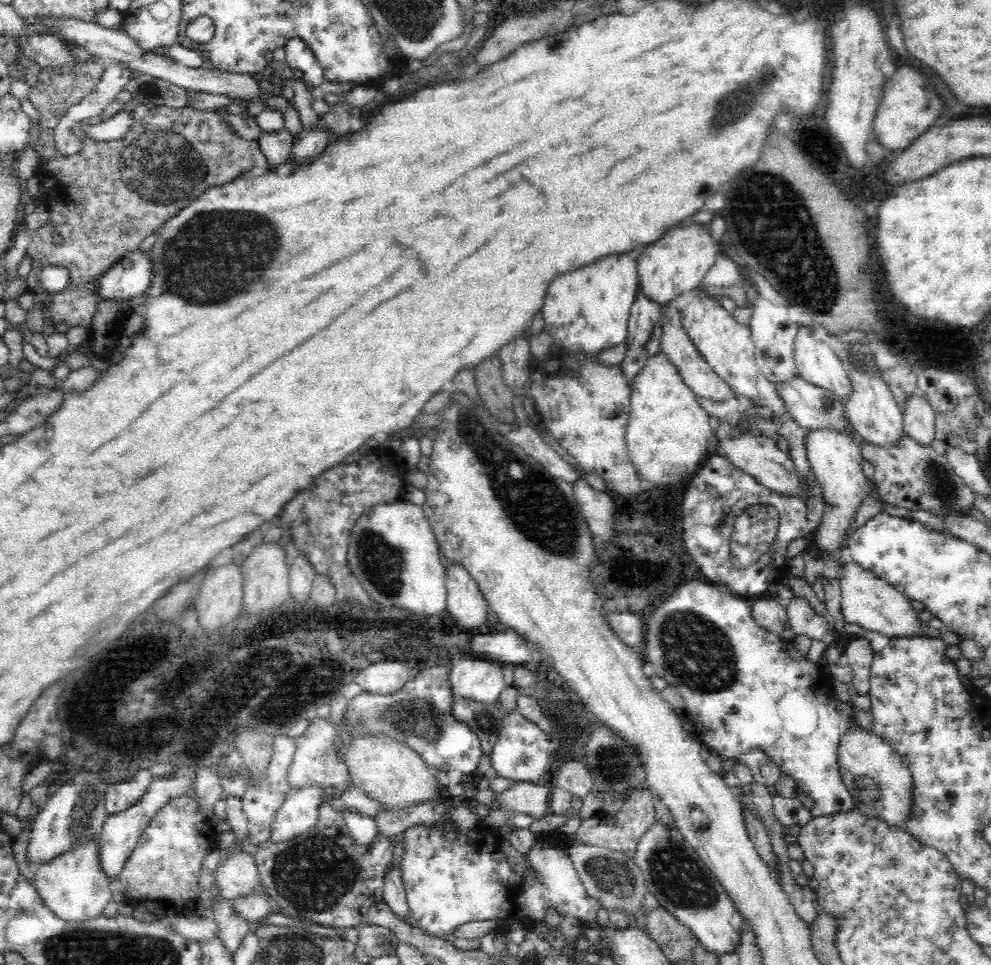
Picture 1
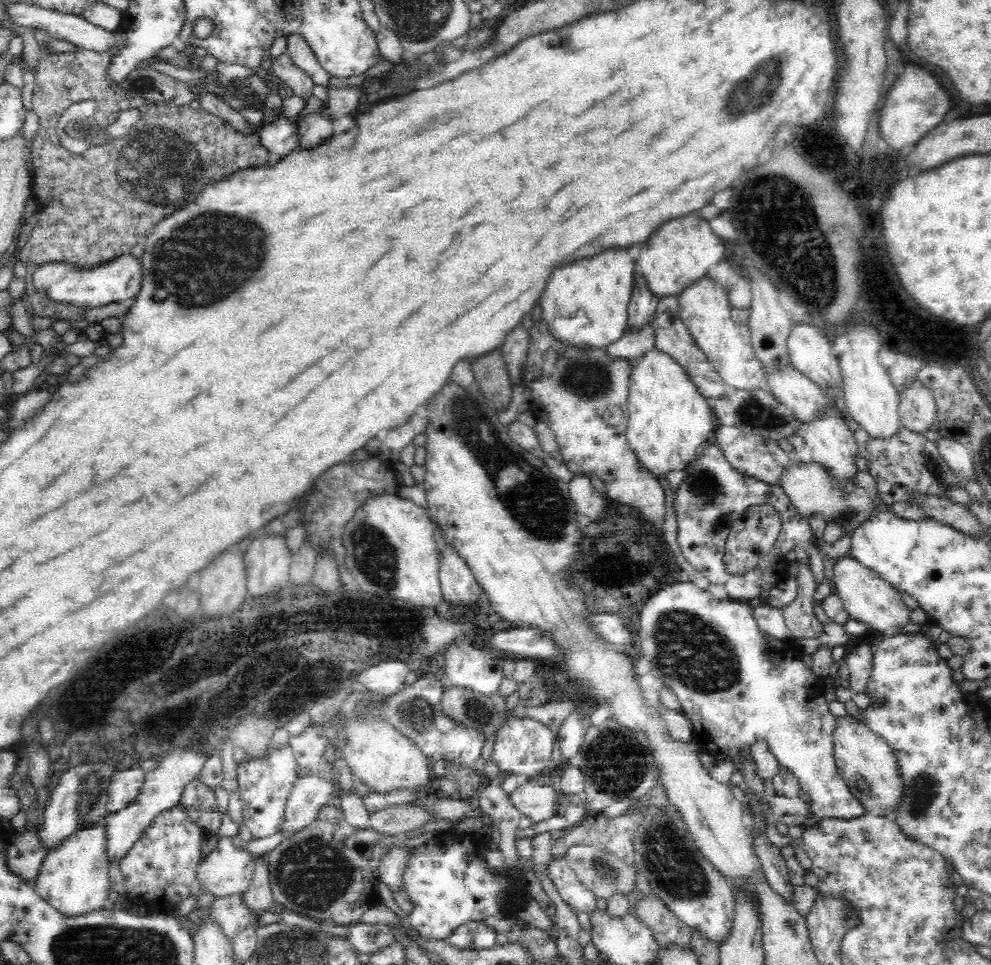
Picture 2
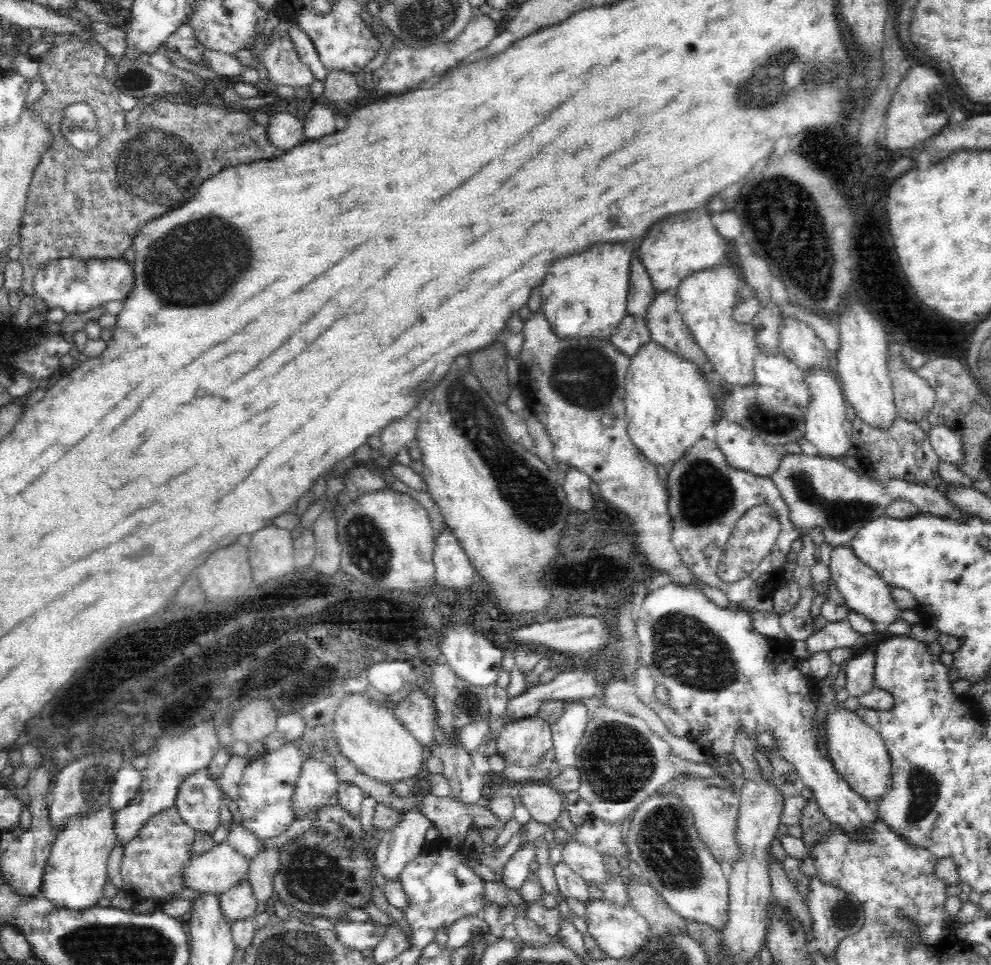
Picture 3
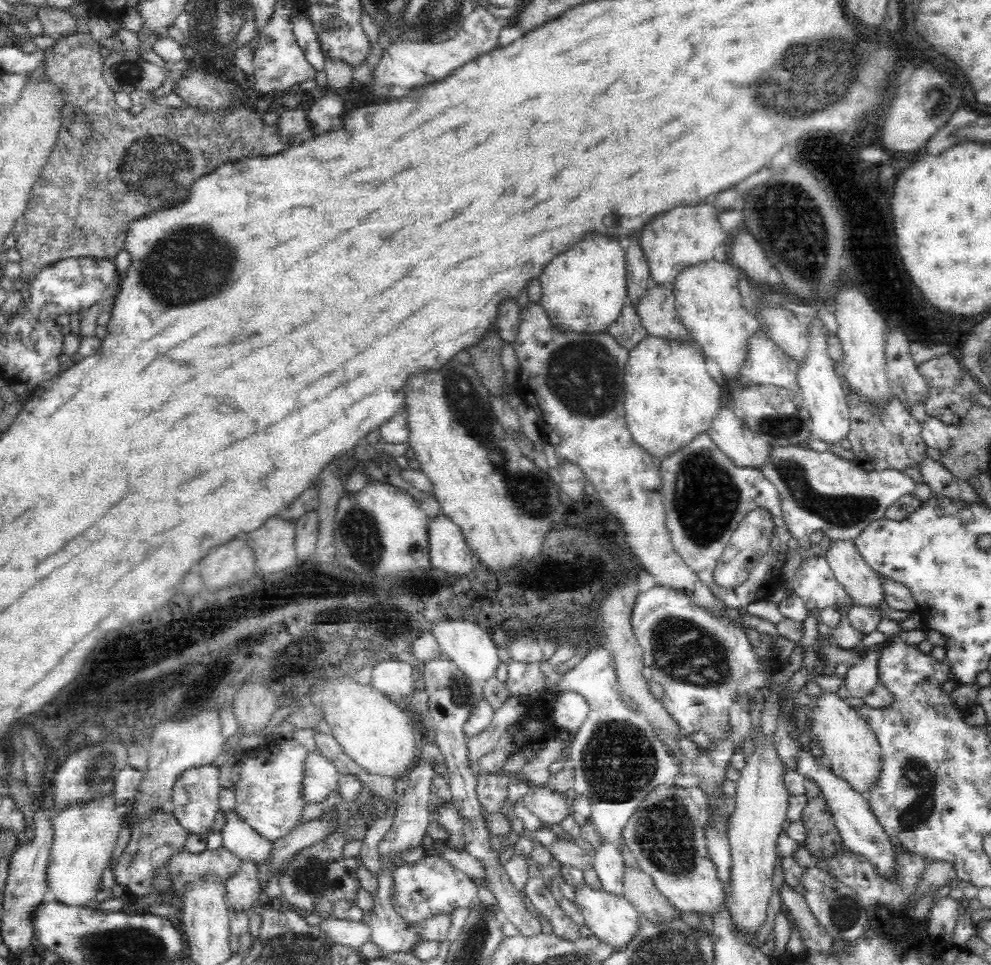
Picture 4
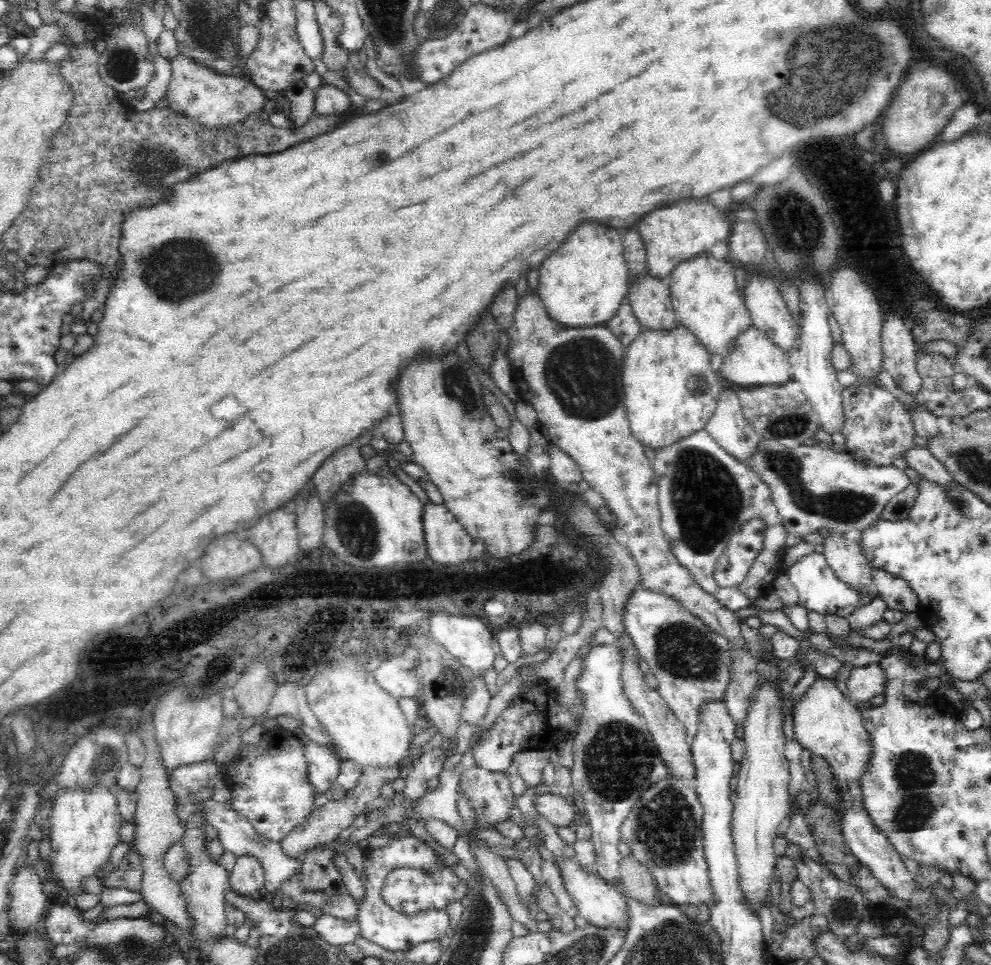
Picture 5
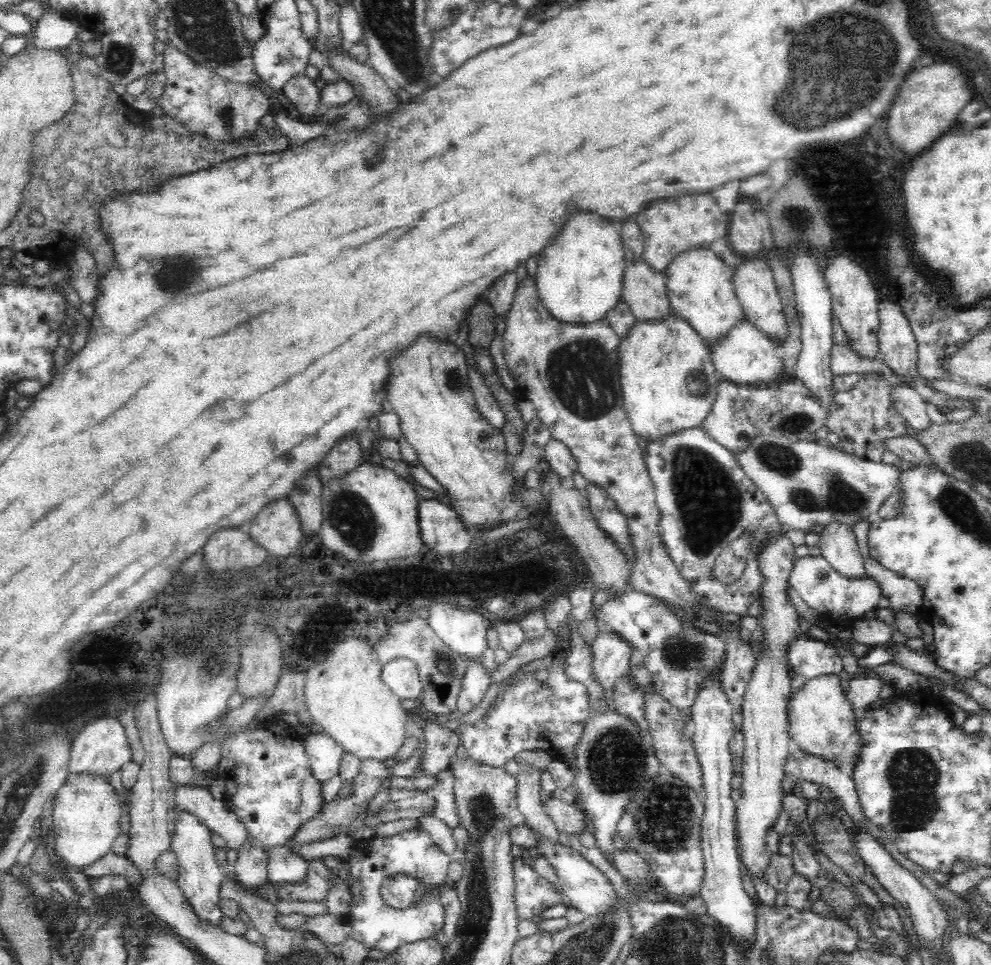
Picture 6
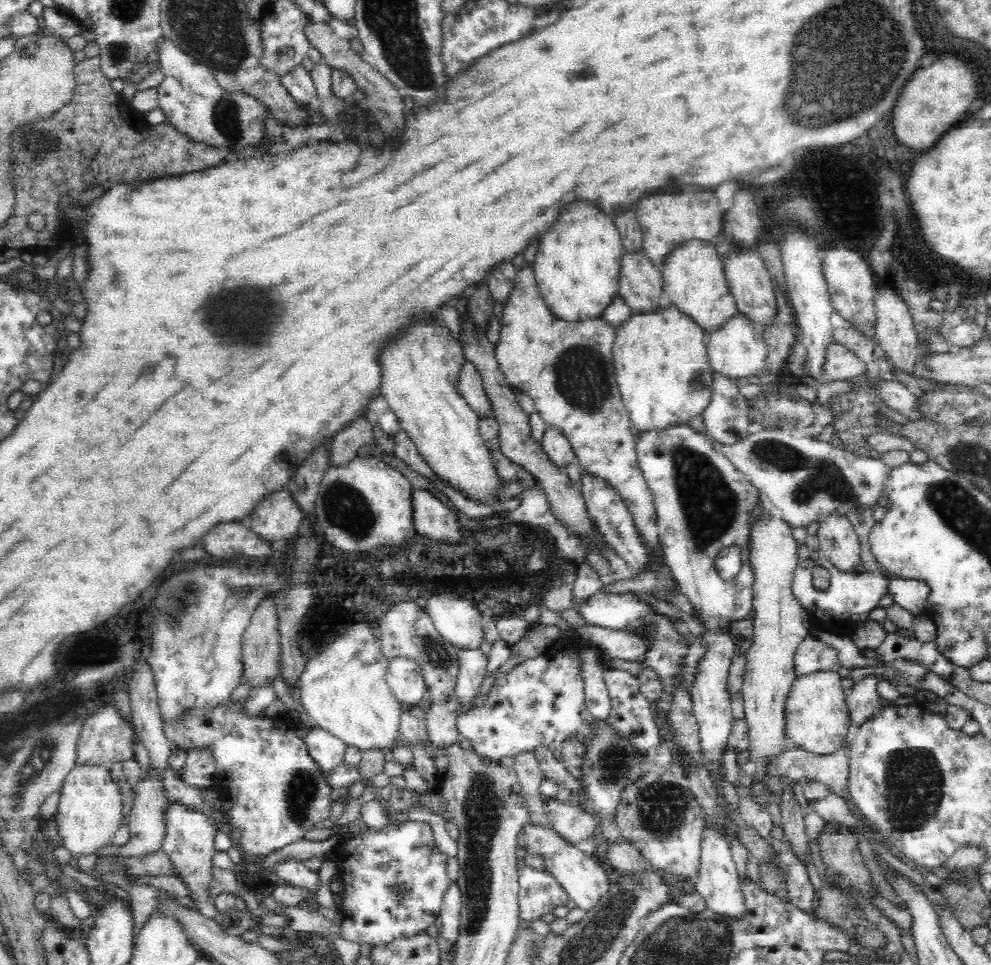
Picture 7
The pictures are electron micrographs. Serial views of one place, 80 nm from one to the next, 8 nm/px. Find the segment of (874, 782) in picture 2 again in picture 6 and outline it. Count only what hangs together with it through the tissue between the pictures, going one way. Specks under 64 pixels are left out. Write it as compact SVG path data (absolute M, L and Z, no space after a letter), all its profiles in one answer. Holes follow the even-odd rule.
M820 675L809 679L796 691L788 703L791 744L797 750L830 762L841 772L853 774L861 758L861 738L858 720L852 705L846 700L837 675Z

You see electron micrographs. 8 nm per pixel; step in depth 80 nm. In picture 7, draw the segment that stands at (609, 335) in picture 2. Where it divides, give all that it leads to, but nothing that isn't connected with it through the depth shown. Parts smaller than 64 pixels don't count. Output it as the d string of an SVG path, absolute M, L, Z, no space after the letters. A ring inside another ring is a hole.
M574 202L562 210L538 246L533 272L546 307L558 320L582 322L602 319L604 310L618 298L623 244L610 216L592 204Z

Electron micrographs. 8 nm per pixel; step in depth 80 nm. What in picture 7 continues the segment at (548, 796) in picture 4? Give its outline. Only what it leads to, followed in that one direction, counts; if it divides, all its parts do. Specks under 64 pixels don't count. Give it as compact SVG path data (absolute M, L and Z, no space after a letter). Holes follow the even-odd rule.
M546 800L544 806L553 830L564 841L585 847L594 832L598 820L576 802L568 804L560 800Z

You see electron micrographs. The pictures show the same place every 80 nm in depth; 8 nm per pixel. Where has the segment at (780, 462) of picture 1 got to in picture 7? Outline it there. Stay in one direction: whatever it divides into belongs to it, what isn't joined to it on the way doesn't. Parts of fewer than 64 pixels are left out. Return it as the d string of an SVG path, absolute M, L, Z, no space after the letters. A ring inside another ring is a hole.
M713 373L711 399L702 414L703 424L713 441L724 446L740 442L752 431L748 423L747 402L738 389L738 382Z

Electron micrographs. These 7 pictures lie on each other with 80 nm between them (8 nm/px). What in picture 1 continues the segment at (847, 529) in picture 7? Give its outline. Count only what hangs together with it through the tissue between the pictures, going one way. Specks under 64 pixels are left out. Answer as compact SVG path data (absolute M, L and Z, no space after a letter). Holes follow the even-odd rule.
M852 560L839 570L841 586L840 613L846 624L856 624L866 630L874 630L890 639L912 638L932 635L919 613L913 609L908 598L886 581L880 580L872 571L864 570Z

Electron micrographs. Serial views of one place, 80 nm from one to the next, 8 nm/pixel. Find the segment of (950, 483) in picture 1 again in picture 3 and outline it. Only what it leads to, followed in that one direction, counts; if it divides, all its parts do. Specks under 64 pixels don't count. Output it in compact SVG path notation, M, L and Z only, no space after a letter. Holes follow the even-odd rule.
M850 414L850 420L853 425L851 437L859 456L858 462L870 478L884 485L896 479L922 486L928 486L926 480L940 480L938 468L942 460L929 441L929 436L924 434L920 426L897 416L894 426L883 432L867 426L853 414Z

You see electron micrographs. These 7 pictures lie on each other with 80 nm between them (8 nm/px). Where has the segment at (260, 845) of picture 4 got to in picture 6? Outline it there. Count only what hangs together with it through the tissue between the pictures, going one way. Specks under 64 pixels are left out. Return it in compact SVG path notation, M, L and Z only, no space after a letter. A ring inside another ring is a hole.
M178 786L176 805L184 812L195 815L210 831L224 839L227 849L239 848L249 841L248 830L233 814L226 799L215 800L209 790ZM275 846L267 851L266 893L283 885L300 882L306 876L307 861L288 846Z

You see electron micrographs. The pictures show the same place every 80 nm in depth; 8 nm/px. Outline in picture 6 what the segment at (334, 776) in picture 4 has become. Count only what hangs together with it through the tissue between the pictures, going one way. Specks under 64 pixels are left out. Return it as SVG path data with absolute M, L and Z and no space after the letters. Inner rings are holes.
M312 733L303 736L305 754L311 766L312 775L322 785L339 774L339 767L345 752L330 735Z

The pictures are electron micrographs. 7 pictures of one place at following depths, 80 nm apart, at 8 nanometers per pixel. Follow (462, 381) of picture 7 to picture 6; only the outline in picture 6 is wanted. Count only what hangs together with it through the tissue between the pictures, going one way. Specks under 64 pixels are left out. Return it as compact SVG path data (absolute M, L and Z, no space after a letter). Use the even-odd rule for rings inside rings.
M469 369L470 386L472 387L478 411L486 418L486 421L496 427L502 429L506 426L506 413L502 411L499 402L495 399L491 390L480 376L480 372Z

